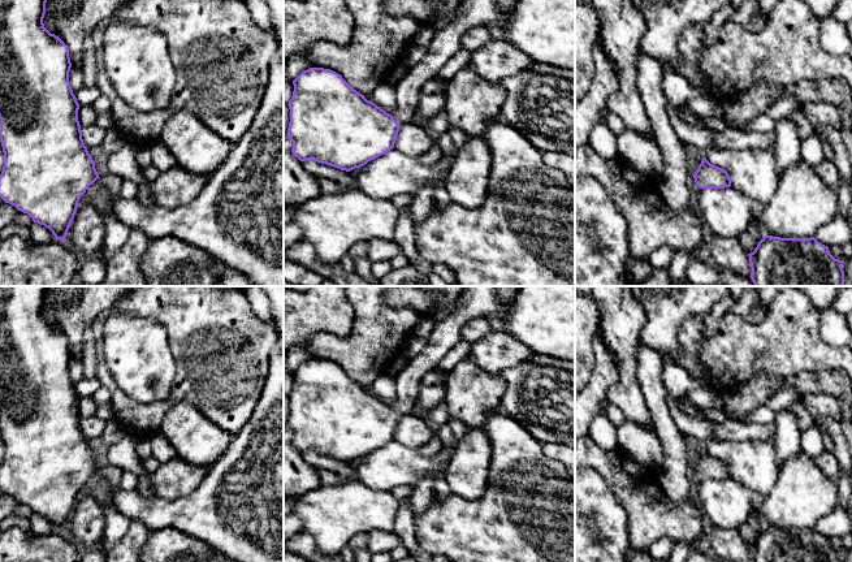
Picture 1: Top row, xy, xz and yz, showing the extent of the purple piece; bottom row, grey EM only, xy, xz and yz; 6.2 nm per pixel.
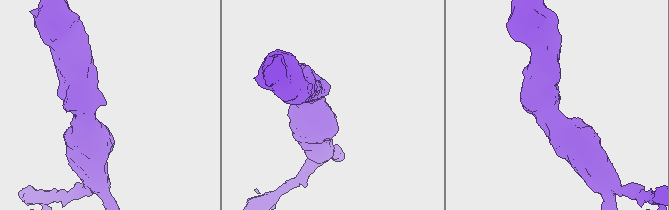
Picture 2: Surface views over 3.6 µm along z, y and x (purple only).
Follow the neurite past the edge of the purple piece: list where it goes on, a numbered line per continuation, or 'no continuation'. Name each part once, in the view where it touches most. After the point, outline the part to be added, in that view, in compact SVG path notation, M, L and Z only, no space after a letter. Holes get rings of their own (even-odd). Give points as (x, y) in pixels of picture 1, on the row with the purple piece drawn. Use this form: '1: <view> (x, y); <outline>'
1: xz (445, 43); M463 0L458 16L434 33L428 52L395 83L397 105L393 118L402 126L412 122L421 86L434 79L441 68L460 49L464 33L486 26L497 18L497 0Z

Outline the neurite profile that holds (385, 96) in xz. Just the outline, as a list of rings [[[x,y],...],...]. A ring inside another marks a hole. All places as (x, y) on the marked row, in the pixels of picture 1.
[[[385,79],[382,83],[380,83],[371,95],[373,98],[375,104],[381,109],[394,109],[397,105],[395,83],[389,79]]]

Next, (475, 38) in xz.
[[[486,26],[472,27],[464,33],[460,48],[473,52],[494,39],[493,33]]]

